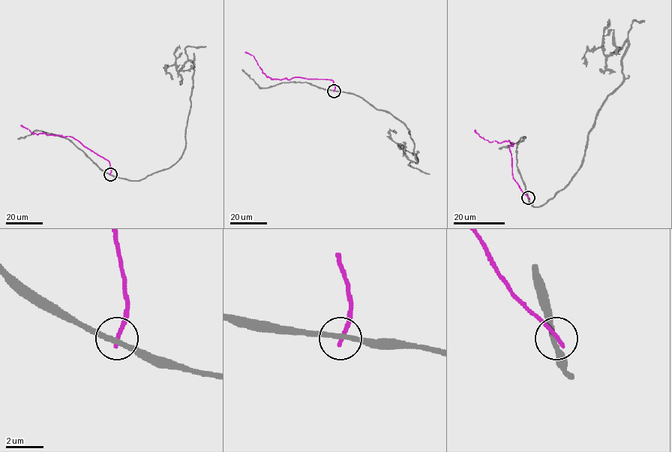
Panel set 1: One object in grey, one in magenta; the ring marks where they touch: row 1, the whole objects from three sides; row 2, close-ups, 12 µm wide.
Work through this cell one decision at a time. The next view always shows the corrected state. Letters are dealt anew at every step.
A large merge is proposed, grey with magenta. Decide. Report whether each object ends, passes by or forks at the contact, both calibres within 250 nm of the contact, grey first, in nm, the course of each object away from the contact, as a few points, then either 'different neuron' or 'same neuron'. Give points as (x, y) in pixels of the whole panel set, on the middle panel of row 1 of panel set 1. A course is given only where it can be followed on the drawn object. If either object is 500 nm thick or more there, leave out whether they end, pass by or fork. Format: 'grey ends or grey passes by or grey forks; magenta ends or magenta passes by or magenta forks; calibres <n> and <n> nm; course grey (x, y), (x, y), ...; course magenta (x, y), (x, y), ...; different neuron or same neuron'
grey passes by; magenta ends; calibres 260 and 240 nm; course grey (334, 90), (356, 94), (403, 122), (417, 161), (411, 161), (391, 139), (389, 131), (396, 132); course magenta (334, 90), (334, 83), (331, 79), (300, 77), (271, 79), (263, 73), (253, 55), (245, 52); different neuron

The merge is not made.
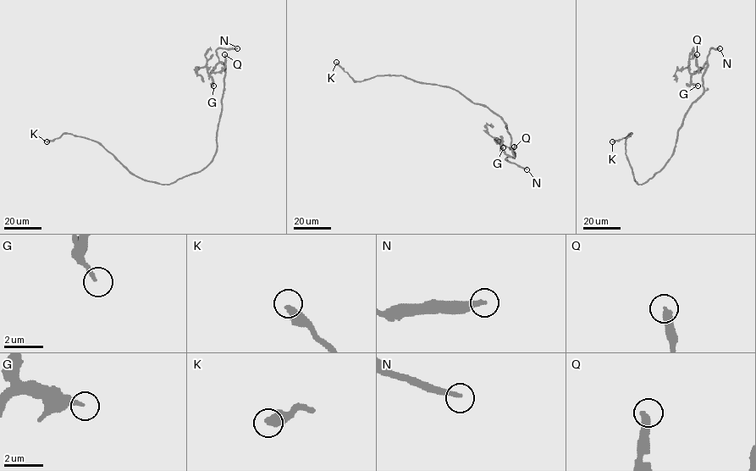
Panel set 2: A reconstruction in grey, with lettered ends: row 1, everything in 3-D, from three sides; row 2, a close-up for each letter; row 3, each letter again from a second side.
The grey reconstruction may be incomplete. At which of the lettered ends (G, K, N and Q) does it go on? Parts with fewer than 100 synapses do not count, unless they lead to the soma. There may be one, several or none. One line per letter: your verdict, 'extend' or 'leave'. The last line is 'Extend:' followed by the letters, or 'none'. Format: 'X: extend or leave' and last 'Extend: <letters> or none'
G: leave
K: leave
N: extend
Q: leave
Extend: N

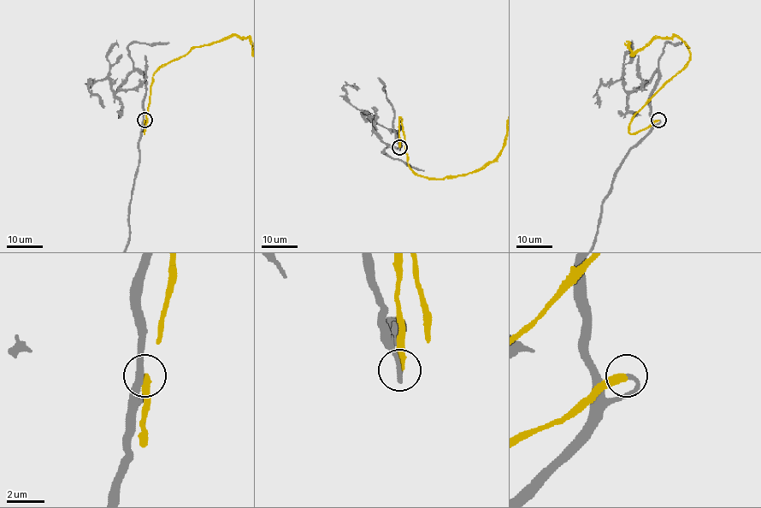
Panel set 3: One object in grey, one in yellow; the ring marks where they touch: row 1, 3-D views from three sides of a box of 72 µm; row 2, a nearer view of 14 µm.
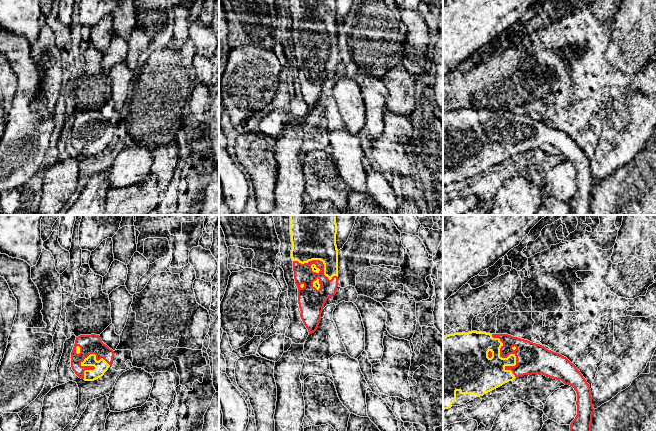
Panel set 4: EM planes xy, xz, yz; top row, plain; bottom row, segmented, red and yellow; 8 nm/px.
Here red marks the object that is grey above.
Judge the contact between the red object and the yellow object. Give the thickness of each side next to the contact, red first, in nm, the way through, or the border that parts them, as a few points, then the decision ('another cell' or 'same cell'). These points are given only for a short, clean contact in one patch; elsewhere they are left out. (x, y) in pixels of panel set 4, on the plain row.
260 nm thick on the red side, 260 nm on the other; same cell

